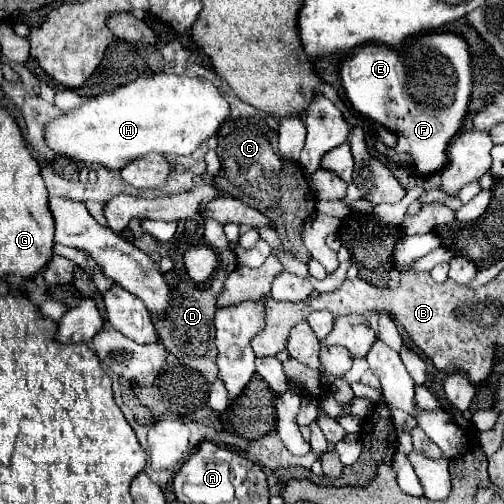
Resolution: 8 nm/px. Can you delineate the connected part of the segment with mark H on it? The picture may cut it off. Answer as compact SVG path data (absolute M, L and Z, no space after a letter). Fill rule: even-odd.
M155 74L147 78L137 78L113 92L103 92L85 98L85 102L45 126L45 144L59 156L67 160L99 164L105 168L123 168L131 160L145 156L149 152L187 156L197 150L197 146L209 140L229 116L229 104L221 98L219 90L203 78L189 78L177 74Z

